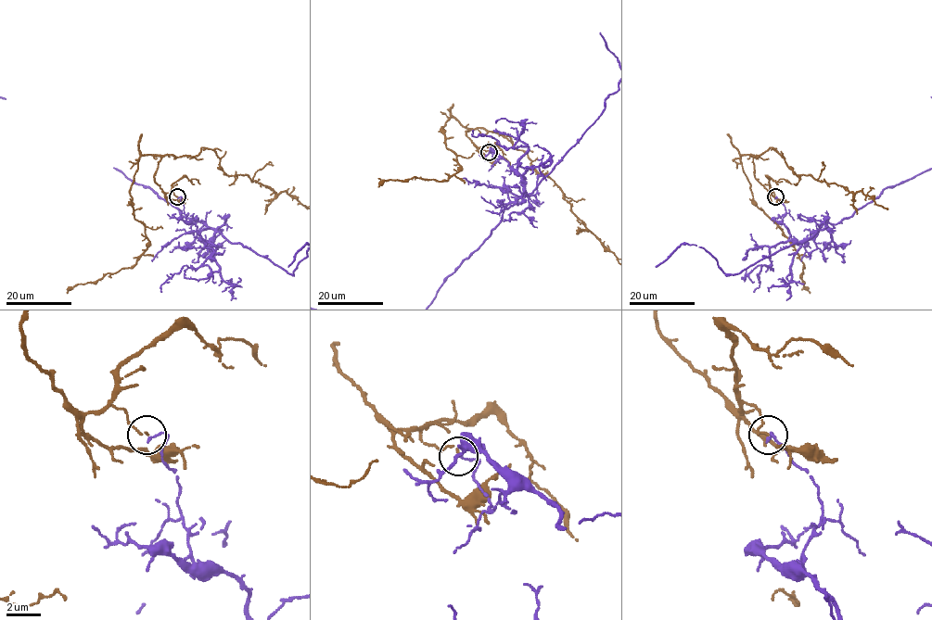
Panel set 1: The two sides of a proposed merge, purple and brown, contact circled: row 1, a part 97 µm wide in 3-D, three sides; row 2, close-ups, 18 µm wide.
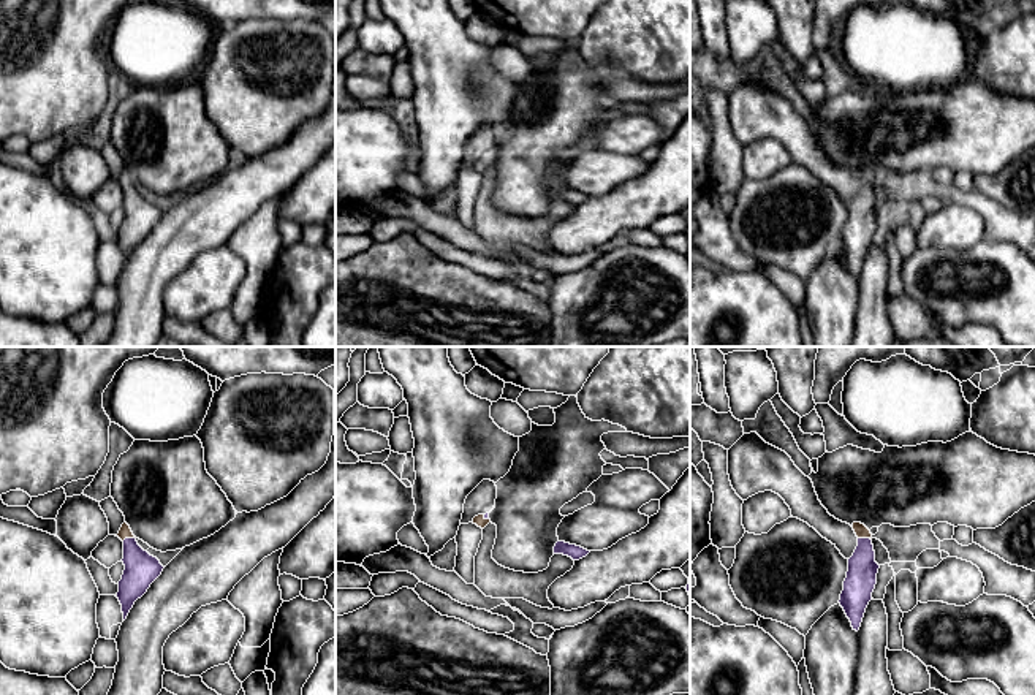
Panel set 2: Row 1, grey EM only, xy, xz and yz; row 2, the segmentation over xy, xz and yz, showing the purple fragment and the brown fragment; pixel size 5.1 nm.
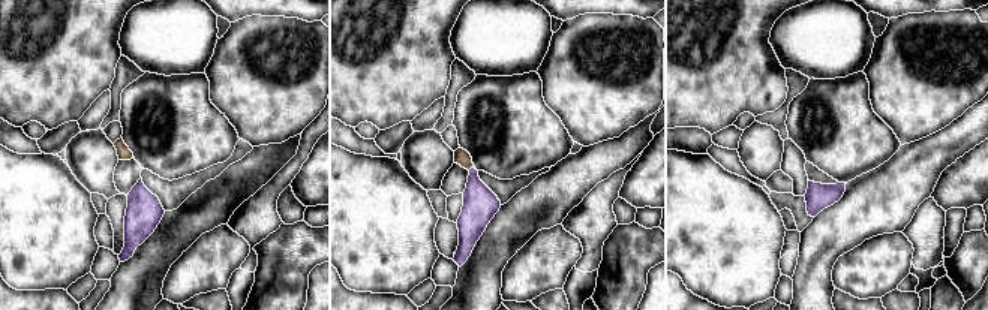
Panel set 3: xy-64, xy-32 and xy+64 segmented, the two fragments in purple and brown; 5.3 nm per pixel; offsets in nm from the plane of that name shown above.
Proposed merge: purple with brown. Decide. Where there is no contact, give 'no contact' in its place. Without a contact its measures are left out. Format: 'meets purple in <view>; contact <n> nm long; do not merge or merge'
meets purple in yz; contact 70 nm long; do not merge

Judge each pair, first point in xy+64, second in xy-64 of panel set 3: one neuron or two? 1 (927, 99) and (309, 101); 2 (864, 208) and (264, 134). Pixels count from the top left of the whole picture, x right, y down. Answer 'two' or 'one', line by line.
1: one
2: two

